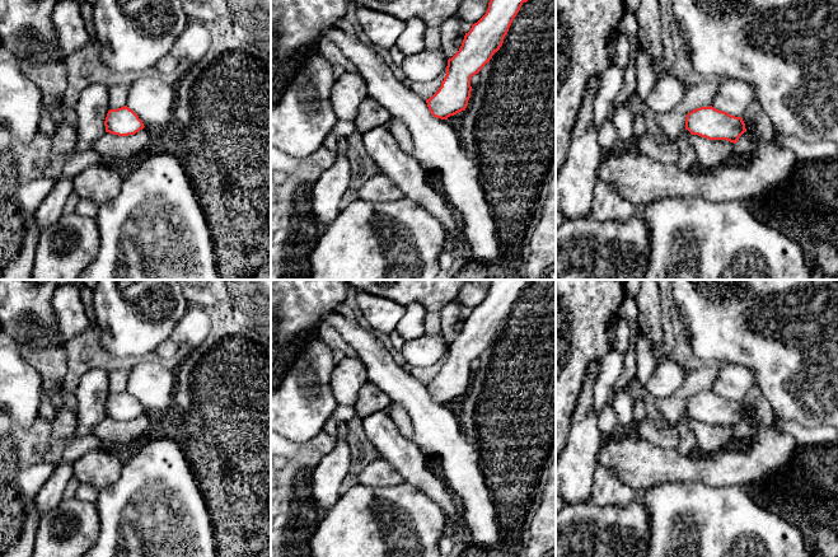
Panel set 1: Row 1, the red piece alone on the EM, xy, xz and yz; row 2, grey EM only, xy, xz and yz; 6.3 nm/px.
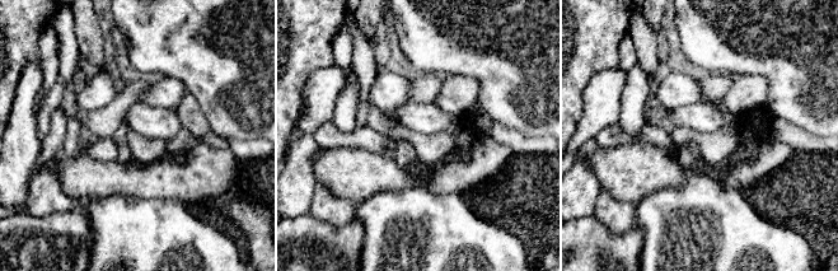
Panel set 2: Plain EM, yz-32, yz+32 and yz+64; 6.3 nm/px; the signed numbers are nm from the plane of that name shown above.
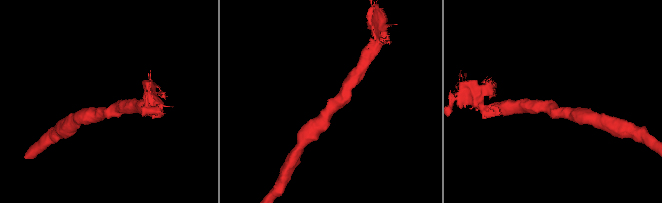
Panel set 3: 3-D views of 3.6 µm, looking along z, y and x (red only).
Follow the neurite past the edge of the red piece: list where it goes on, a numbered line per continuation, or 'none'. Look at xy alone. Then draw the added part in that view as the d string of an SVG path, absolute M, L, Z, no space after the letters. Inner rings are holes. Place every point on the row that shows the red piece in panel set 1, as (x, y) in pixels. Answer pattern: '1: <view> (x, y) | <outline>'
none

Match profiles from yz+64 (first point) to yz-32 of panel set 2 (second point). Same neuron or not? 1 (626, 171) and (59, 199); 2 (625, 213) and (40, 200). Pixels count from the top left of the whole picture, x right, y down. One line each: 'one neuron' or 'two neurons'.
1: two neurons
2: one neuron

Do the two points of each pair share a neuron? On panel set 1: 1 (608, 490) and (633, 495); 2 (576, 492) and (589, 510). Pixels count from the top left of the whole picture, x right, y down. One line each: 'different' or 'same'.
1: same
2: different

